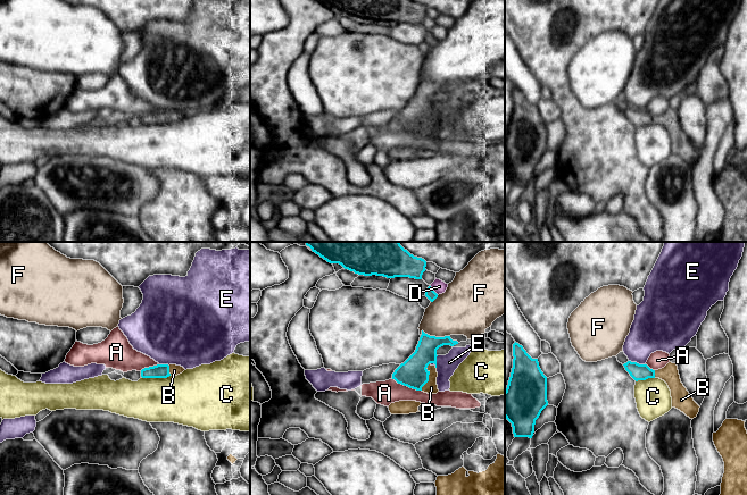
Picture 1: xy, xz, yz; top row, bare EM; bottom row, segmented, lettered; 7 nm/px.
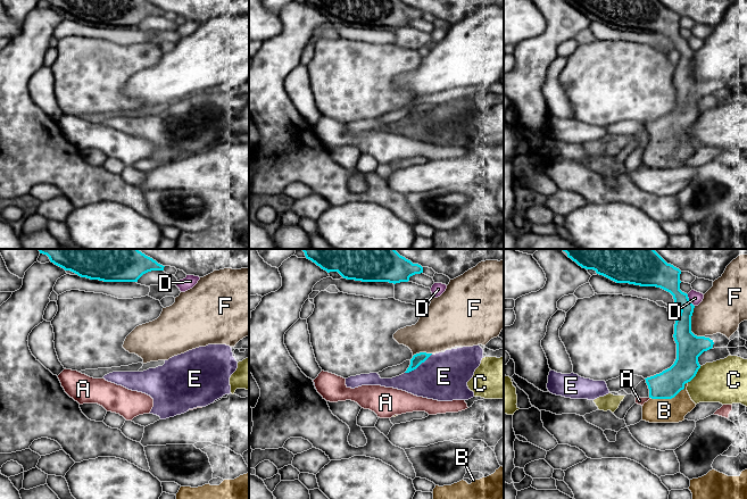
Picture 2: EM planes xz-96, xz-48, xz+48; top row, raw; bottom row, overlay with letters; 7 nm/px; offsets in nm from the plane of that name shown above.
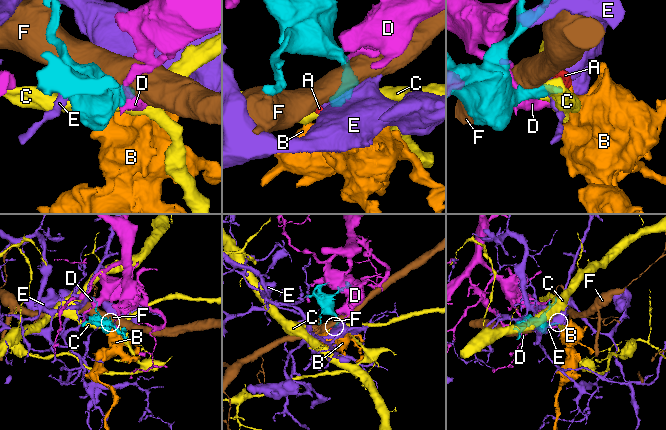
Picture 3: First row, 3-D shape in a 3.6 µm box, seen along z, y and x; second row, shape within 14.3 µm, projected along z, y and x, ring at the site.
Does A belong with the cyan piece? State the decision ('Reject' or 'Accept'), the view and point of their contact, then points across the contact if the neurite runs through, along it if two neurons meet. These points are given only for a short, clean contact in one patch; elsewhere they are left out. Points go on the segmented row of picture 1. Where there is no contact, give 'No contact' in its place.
Reject. Touches cyan at xz (407, 386). Boundary: xz (392, 378), (398, 383), (421, 391)

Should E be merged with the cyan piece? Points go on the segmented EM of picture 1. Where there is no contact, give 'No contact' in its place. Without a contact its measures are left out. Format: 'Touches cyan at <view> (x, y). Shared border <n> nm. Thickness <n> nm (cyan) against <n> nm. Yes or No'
Touches cyan at xz (436, 362). Shared border 90 nm. Thickness 200 nm (cyan) against 140 nm. No

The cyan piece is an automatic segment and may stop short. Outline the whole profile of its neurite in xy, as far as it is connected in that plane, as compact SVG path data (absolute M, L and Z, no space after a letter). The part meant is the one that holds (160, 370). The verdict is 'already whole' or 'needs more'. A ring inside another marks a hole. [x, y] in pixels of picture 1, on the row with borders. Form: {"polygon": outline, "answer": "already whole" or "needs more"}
{"polygon": "M157 364L141 370L142 378L167 378L169 376L177 376L185 369L176 364Z", "answer": "needs more"}

